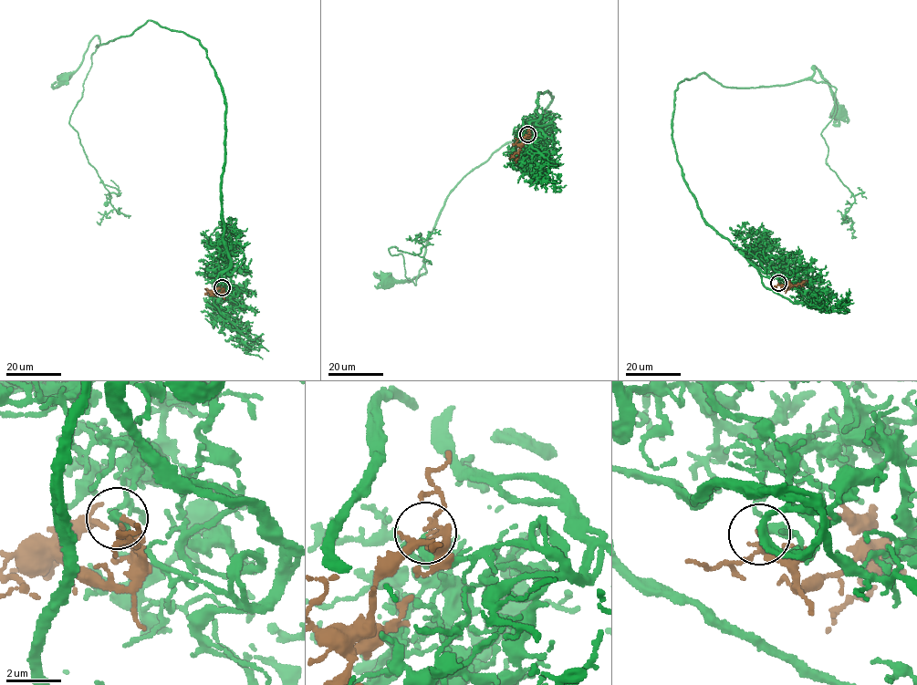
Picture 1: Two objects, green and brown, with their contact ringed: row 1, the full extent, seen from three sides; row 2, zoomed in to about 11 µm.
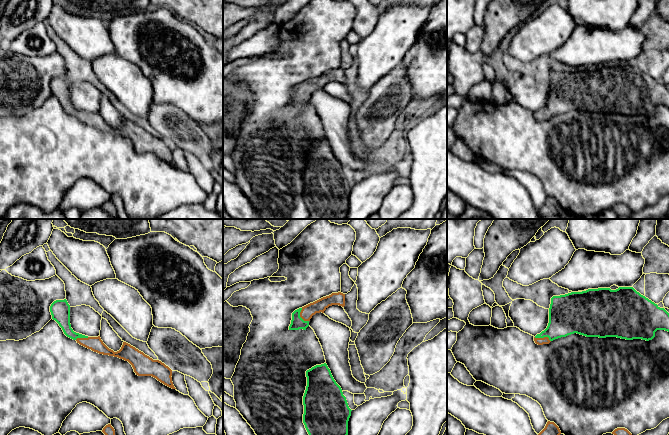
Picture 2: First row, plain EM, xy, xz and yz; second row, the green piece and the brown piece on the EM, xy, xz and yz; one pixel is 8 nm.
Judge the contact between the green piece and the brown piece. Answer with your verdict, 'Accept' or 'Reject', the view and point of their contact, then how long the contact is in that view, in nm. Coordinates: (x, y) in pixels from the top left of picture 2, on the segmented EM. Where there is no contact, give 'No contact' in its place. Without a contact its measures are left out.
Accept. Touches green at xz (299, 316). Shared border 130 nm

